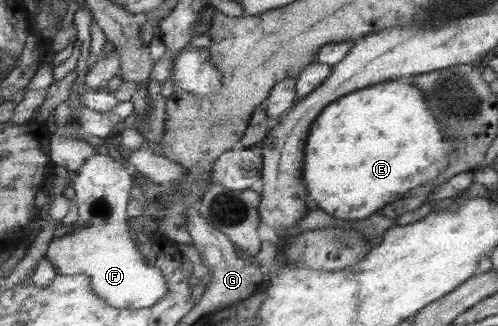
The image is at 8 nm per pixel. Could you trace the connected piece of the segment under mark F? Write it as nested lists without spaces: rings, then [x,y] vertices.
[[[101,153],[91,154],[77,170],[72,186],[75,197],[73,202],[79,221],[85,222],[82,229],[63,236],[54,237],[50,246],[47,246],[44,256],[54,268],[57,275],[84,275],[89,277],[89,289],[109,307],[115,309],[145,309],[155,307],[158,301],[166,294],[167,279],[163,277],[158,268],[147,265],[141,257],[139,249],[133,243],[134,232],[127,225],[127,204],[129,200],[129,188],[131,188],[131,176],[125,172],[121,164],[111,160],[109,155],[101,156]]]

